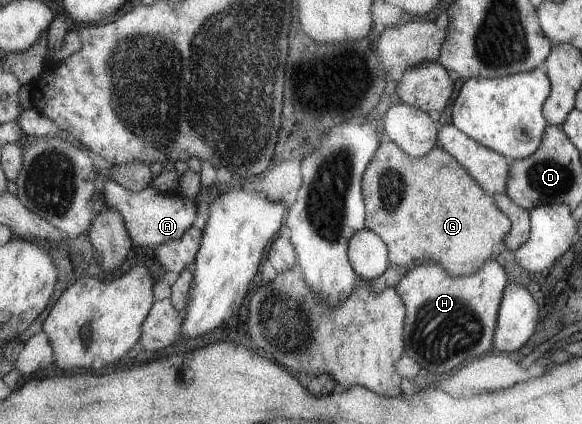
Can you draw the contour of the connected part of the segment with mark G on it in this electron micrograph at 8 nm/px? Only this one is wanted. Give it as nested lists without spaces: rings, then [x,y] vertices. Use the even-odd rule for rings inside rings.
[[[381,141],[373,156],[369,159],[366,170],[362,172],[362,199],[365,201],[365,229],[374,232],[382,238],[388,250],[389,265],[405,267],[407,270],[421,265],[421,262],[435,262],[435,264],[443,266],[443,270],[452,277],[473,275],[490,258],[493,244],[502,242],[512,226],[510,217],[502,210],[497,210],[498,205],[493,204],[491,196],[487,196],[474,177],[455,160],[454,156],[445,152],[440,146],[432,148],[431,152],[426,152],[421,158],[412,158],[407,153],[404,153],[394,142]]]

